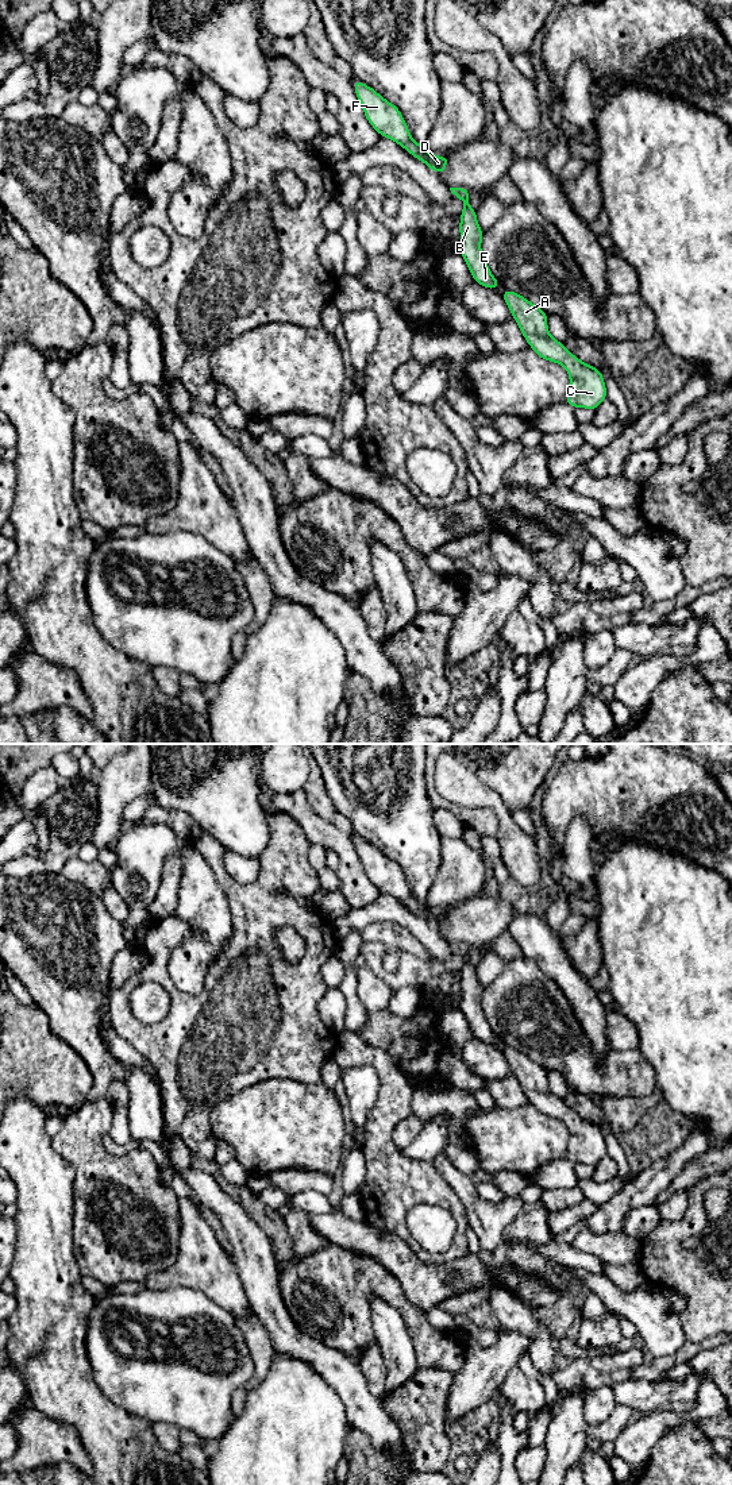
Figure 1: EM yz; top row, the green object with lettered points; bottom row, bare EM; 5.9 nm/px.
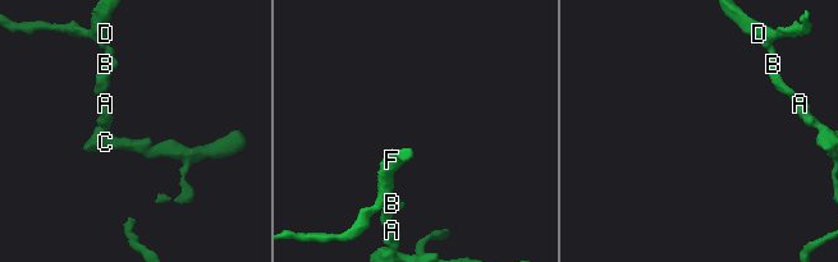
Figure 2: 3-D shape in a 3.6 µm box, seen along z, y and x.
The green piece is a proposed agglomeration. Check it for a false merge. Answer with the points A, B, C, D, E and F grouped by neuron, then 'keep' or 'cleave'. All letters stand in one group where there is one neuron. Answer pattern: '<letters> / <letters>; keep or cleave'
A B C D E F; keep

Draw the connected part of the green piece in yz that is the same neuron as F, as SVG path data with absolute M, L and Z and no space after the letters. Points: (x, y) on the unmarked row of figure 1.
M352 837L358 856L365 872L381 892L389 894L402 902L409 910L424 918L429 925L442 930L447 922L448 913L436 913L427 907L424 900L416 899L407 883L400 865L386 857L373 844L361 837Z

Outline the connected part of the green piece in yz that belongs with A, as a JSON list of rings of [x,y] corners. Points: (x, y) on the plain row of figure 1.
[[[509,1045],[504,1048],[502,1054],[529,1103],[540,1114],[559,1119],[567,1126],[570,1142],[566,1158],[573,1164],[597,1165],[606,1154],[606,1143],[601,1127],[579,1116],[565,1104],[563,1099],[548,1089],[548,1071],[539,1062]]]

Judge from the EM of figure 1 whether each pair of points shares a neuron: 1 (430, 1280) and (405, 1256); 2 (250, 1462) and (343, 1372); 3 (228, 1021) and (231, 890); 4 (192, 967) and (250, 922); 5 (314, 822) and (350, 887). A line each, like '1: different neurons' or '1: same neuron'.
1: same neuron
2: different neurons
3: same neuron
4: different neurons
5: same neuron

